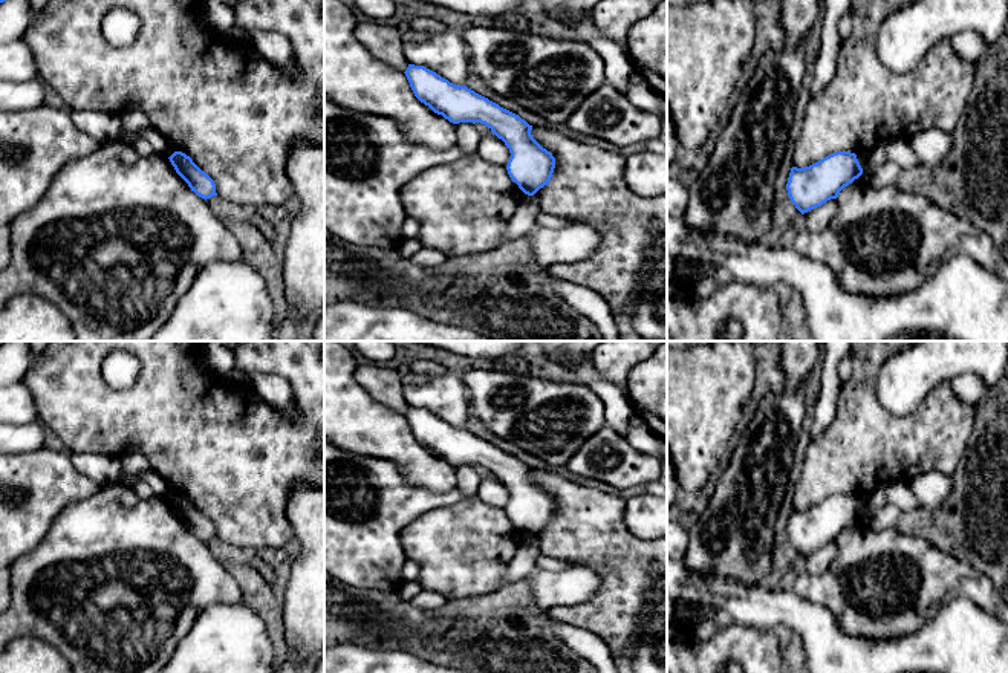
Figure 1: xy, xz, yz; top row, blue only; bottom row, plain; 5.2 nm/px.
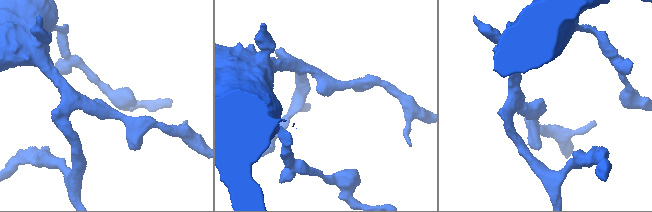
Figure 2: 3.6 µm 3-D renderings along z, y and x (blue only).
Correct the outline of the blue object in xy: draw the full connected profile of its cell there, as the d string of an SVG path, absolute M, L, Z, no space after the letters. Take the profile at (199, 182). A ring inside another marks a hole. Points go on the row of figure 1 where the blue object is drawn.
M174 151L168 159L176 173L199 197L206 200L217 196L214 180L205 171L202 171L190 156L182 151Z

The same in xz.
M408 64L404 73L415 96L434 113L453 124L485 124L502 139L511 153L506 165L508 174L525 194L534 196L549 184L555 158L532 138L532 125L525 119L424 66Z

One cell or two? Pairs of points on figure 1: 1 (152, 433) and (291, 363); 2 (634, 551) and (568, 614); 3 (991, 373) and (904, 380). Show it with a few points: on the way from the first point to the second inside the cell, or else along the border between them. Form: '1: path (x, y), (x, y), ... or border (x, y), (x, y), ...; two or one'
1: path (204, 433), (289, 433), (306, 415); one
2: path (630, 572), (589, 614); one
3: path (970, 363), (926, 364); one

